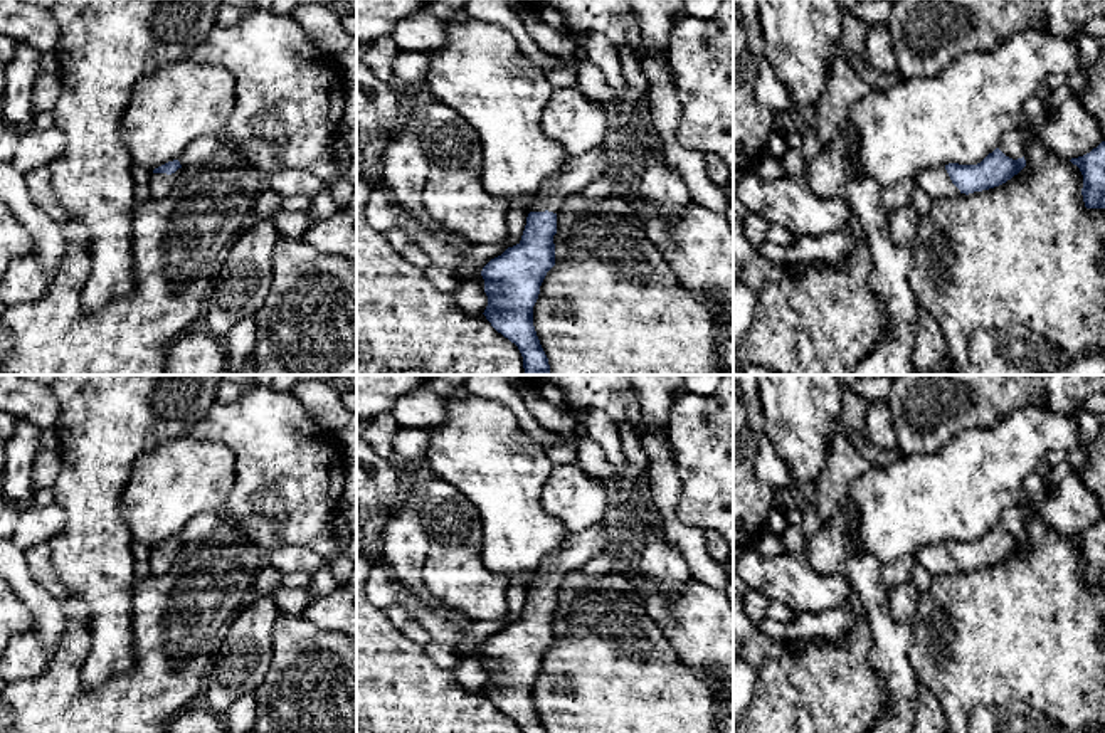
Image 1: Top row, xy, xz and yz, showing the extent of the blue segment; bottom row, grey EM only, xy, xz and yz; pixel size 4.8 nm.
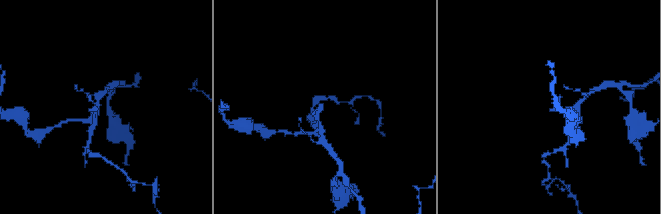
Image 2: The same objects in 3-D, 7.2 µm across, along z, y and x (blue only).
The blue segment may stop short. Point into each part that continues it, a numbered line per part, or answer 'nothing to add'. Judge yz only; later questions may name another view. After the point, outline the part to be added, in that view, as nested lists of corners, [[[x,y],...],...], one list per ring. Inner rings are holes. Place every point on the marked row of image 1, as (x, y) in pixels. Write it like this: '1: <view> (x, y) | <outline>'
1: yz (935, 182) | [[[945,166],[923,170],[913,180],[917,188],[927,192],[933,200],[960,195],[960,190],[952,183]]]

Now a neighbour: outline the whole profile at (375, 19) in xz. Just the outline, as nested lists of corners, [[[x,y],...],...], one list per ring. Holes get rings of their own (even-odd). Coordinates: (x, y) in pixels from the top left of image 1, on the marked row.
[[[357,0],[357,40],[392,35],[397,24],[426,12],[427,0]]]

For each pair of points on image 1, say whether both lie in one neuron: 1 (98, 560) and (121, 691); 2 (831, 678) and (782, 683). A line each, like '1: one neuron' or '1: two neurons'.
1: two neurons
2: one neuron

